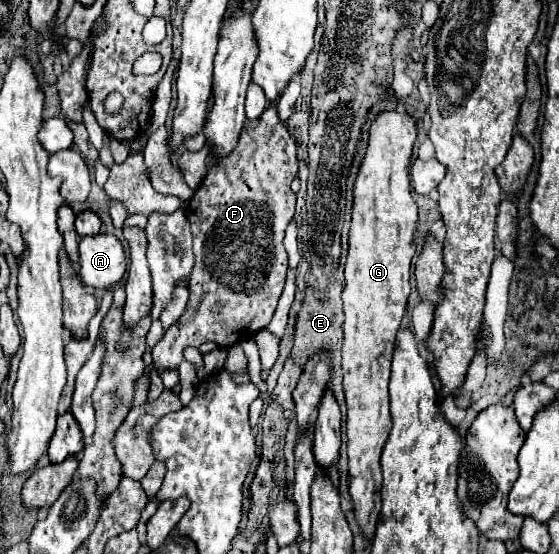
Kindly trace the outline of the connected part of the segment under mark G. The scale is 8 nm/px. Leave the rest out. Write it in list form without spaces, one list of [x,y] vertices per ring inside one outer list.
[[[389,110],[381,112],[369,130],[369,144],[361,168],[357,172],[353,188],[353,210],[351,210],[351,230],[349,230],[349,254],[345,262],[345,290],[343,290],[343,310],[345,310],[345,342],[343,342],[343,390],[347,398],[347,454],[349,454],[349,492],[355,504],[355,518],[365,534],[371,538],[375,532],[375,522],[381,512],[381,466],[379,458],[389,438],[391,412],[389,412],[389,374],[391,358],[397,330],[403,320],[409,298],[409,270],[415,254],[417,238],[417,204],[411,196],[411,174],[409,164],[413,156],[413,144],[417,140],[417,120],[411,114]]]

